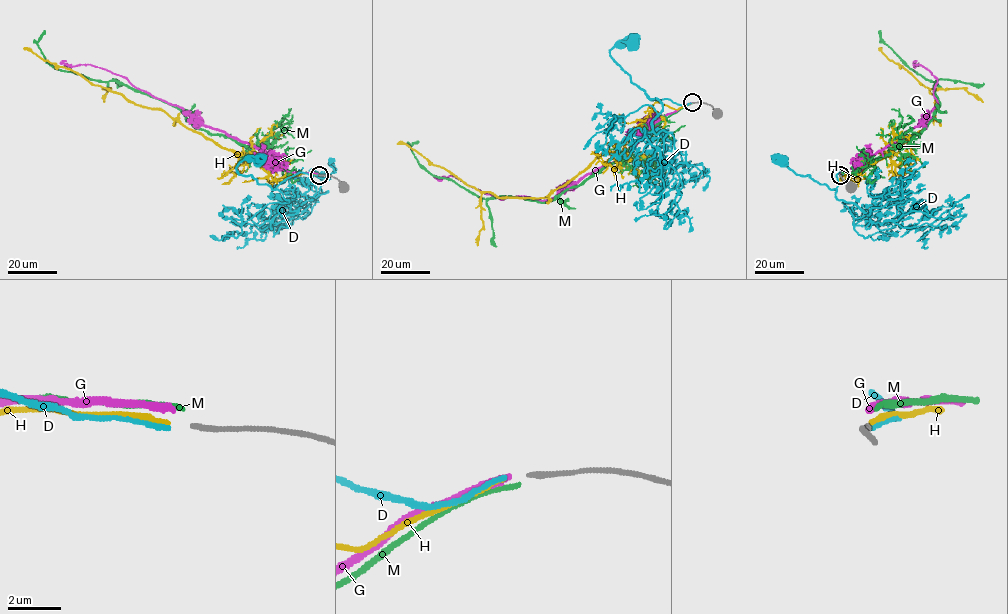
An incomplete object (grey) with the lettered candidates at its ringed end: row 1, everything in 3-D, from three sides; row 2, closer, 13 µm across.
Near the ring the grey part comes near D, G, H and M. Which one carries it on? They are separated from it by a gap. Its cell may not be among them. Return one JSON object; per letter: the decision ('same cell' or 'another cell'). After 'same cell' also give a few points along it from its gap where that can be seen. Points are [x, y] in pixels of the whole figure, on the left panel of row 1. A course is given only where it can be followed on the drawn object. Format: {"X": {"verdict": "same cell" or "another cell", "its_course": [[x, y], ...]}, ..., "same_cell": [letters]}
{"D": {"verdict": "another cell"}, "G": {"verdict": "another cell"}, "H": {"verdict": "same cell", "its_course": [[317, 175], [301, 173], [278, 180], [251, 160], [220, 147], [161, 110], [128, 102], [23, 48]]}, "M": {"verdict": "another cell"}, "same_cell": ["H"]}

